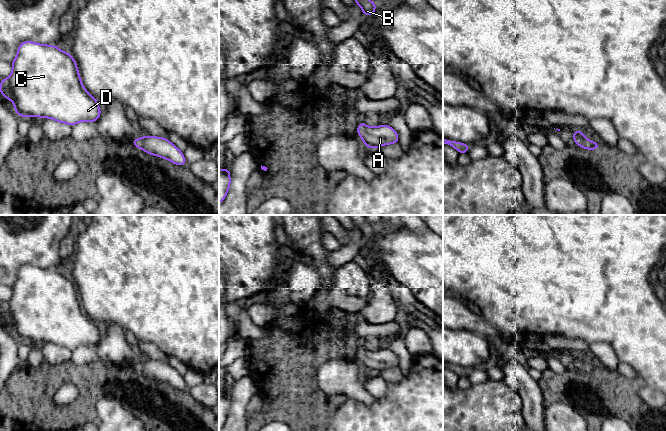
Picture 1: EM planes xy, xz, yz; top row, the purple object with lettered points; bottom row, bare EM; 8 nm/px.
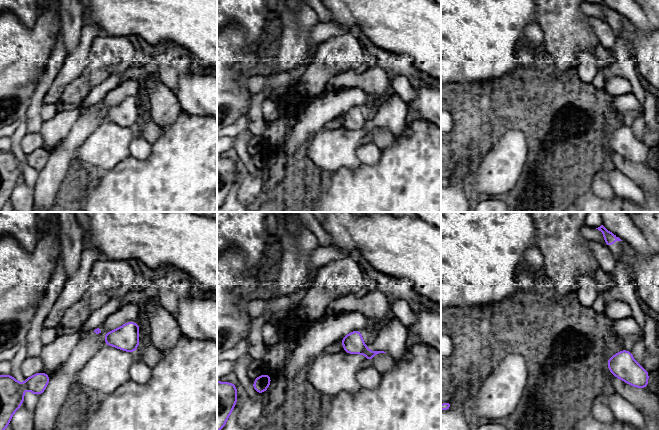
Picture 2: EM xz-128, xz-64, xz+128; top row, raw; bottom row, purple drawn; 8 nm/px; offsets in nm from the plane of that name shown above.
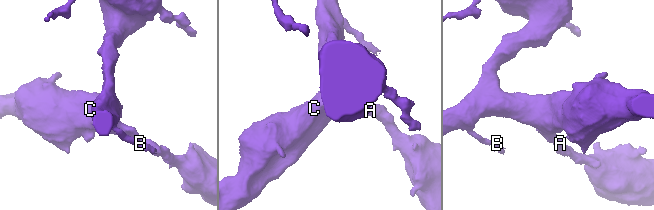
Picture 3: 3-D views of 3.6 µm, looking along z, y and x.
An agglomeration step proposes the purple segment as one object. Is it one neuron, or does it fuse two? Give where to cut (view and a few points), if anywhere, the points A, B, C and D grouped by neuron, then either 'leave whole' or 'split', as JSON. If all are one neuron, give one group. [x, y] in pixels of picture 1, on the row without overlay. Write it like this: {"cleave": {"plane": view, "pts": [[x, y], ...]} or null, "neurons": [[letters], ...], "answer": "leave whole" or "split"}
{"cleave": null, "neurons": [["A", "B", "C", "D"]], "answer": "leave whole"}

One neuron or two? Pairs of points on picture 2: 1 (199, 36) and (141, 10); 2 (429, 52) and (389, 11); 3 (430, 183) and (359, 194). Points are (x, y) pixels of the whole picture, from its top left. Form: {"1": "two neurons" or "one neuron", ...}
{"1": "one neuron", "2": "one neuron", "3": "one neuron"}

